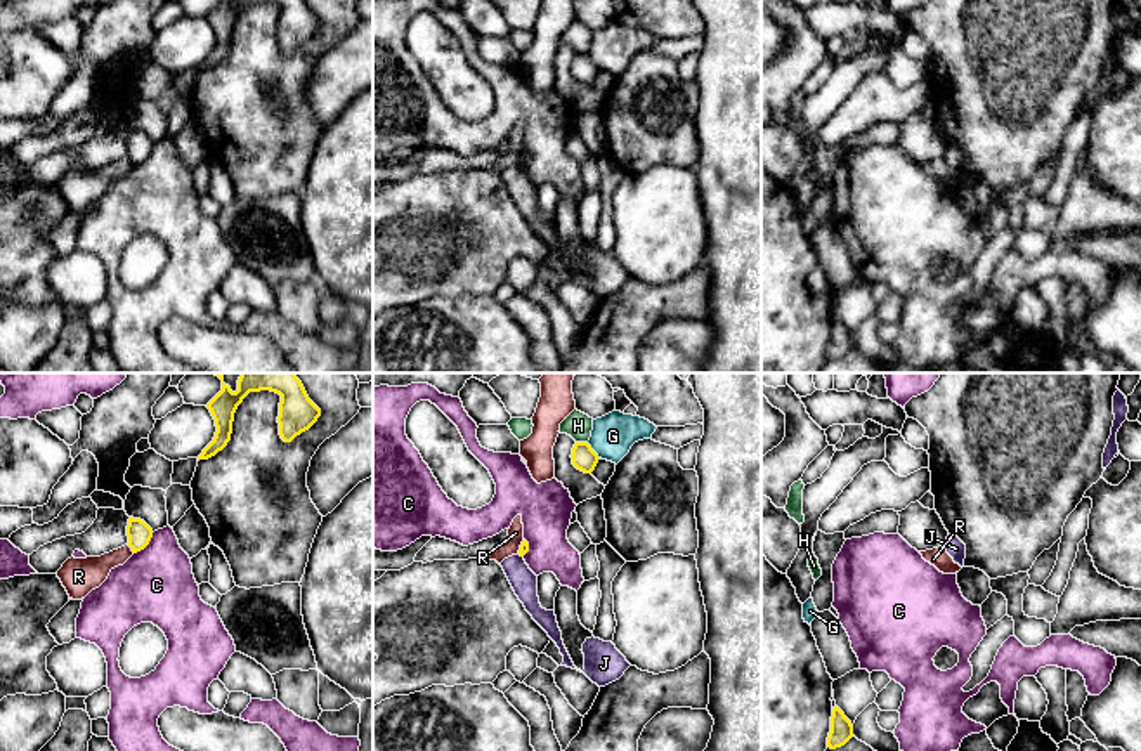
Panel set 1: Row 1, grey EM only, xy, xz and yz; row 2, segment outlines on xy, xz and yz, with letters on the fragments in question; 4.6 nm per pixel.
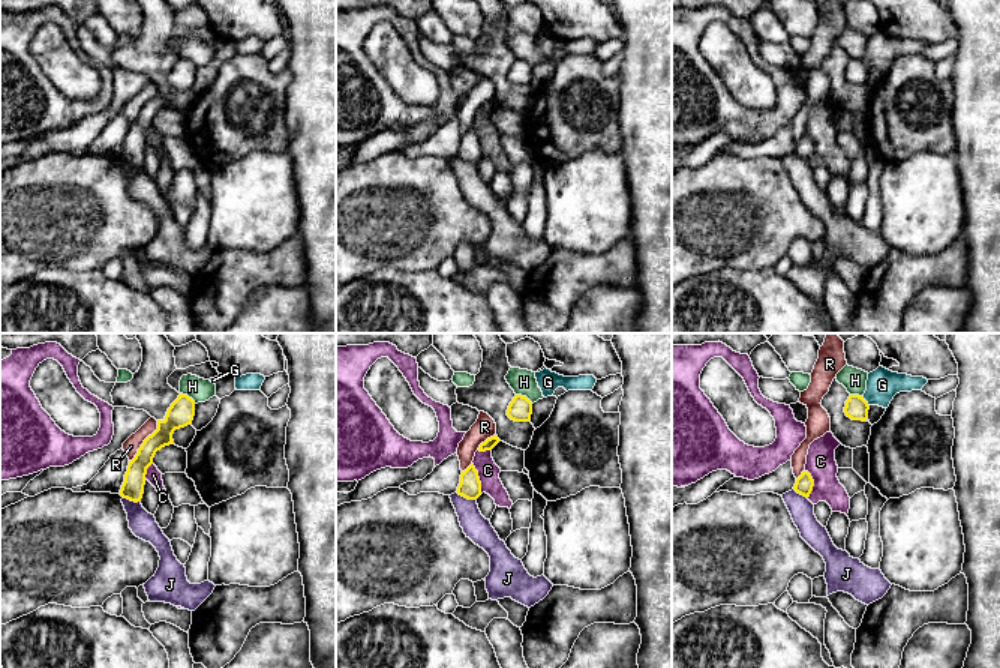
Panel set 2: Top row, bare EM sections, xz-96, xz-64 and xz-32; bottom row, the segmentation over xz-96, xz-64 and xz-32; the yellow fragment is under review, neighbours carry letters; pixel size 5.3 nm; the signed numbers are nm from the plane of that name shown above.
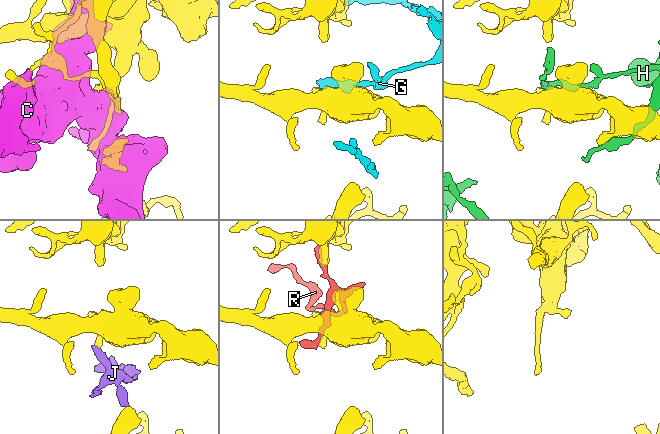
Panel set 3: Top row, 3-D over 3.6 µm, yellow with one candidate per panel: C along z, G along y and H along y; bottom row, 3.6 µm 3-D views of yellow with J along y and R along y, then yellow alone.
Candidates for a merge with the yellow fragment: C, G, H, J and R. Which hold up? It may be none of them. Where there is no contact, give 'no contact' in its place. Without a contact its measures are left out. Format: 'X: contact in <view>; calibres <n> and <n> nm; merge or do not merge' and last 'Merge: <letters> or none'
C: contact in xy; calibres 110 and 360 nm; do not merge
G: contact in xz; calibres 110 and 200 nm; do not merge
H: contact in xz; calibres 110 and 120 nm; do not merge
J: contact in xz; calibres 50 and 120 nm; do not merge
R: contact in xy; calibres 110 and 160 nm; do not merge
Merge: none

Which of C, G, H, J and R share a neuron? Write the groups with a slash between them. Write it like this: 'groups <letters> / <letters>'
groups C / G / H / J / R

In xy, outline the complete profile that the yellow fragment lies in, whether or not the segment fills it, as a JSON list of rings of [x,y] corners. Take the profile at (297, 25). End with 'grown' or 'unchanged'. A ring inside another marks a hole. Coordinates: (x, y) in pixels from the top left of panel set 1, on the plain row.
[[[222,0],[206,16],[215,31],[217,43],[198,71],[208,71],[227,57],[238,17],[250,3],[260,2],[271,2],[281,7],[277,35],[279,47],[284,54],[291,54],[297,47],[309,42],[321,28],[321,21],[309,10],[305,0],[238,0],[236,3]]]; unchanged

